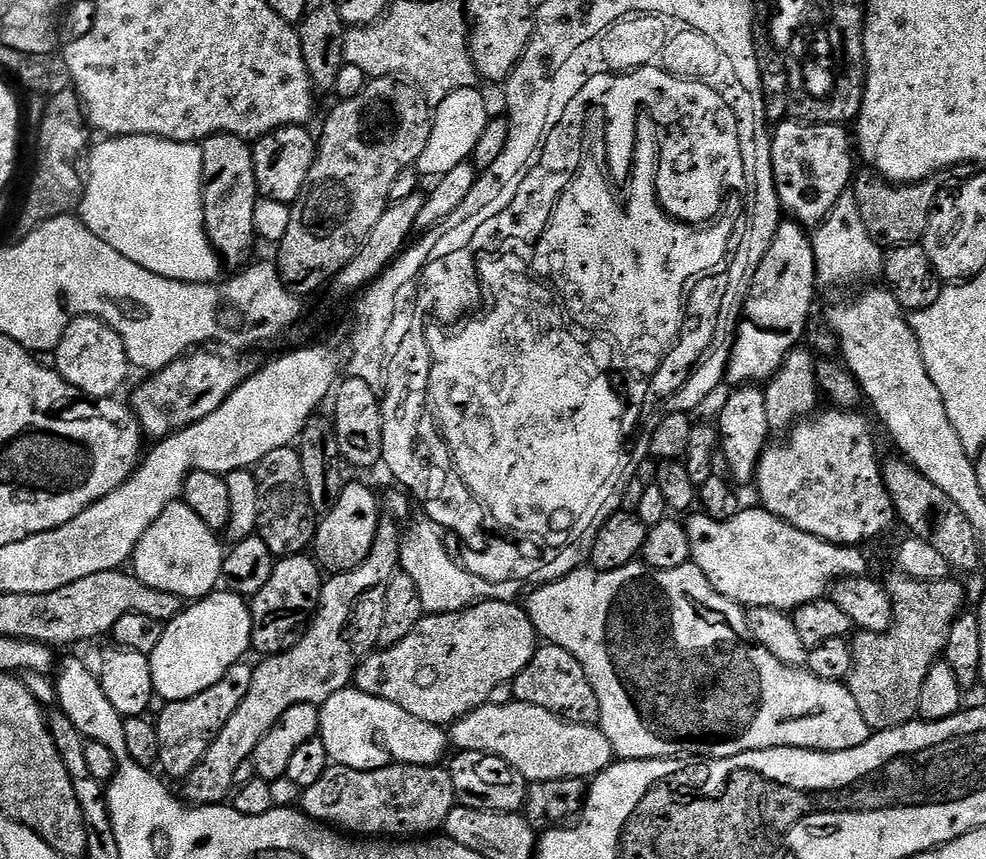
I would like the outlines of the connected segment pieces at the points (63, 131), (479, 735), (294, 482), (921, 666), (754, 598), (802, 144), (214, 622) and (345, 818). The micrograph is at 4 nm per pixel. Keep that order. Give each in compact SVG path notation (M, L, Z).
M68 88L68 90L62 90L56 93L50 100L47 99L44 116L36 134L38 135L36 170L14 230L14 237L12 238L15 243L23 241L37 226L44 224L46 221L52 220L54 217L71 215L79 209L84 197L84 185L86 182L81 171L79 174L77 166L79 163L80 165L83 163L88 150L88 145L86 146L88 140L86 130L88 131L87 115L80 96L77 95L75 89Z
M496 703L483 704L451 725L450 740L459 751L485 752L488 756L502 758L529 782L591 778L613 763L610 742L596 724L575 724L555 716L550 710L542 710L542 706Z
M295 447L273 450L254 467L258 482L258 535L270 546L273 557L298 556L309 551L316 538L318 514L311 505L303 460Z
M896 574L892 581L887 581L886 587L892 599L892 624L885 632L857 631L851 637L852 673L846 681L848 689L854 694L854 702L858 702L858 710L862 710L862 718L866 718L869 728L878 732L911 724L917 719L922 682L926 682L930 666L941 657L946 638L950 638L950 626L966 608L964 588L955 578L926 582Z
M762 506L755 507L745 507L732 520L712 520L703 514L687 517L691 563L696 564L702 574L706 574L706 582L710 582L710 586L714 586L722 598L730 598L745 609L773 608L791 614L806 602L821 599L839 577L863 576L869 571L868 560L860 553L859 547L831 544L814 534L806 534L790 526Z
M785 118L775 125L771 138L772 177L780 207L795 223L815 229L834 210L834 202L849 191L854 179L853 137L843 124L810 124Z
M217 590L203 600L189 603L173 620L164 624L162 642L150 654L152 687L154 692L169 702L189 700L210 690L224 675L245 659L252 648L252 609L245 597L231 590Z
M392 763L386 765L382 769L372 769L372 770L356 770L348 769L339 766L329 767L328 773L326 773L322 778L318 778L318 782L314 782L314 786L303 789L302 795L304 796L300 800L299 807L302 809L304 815L311 818L311 820L318 820L321 824L325 826L331 826L336 830L343 830L348 834L355 834L360 838L424 838L427 837L427 832L432 832L437 828L437 830L443 829L446 818L450 814L452 808L457 807L458 801L456 799L456 791L452 785L452 774L447 767L437 766L432 767L430 765L406 765Z

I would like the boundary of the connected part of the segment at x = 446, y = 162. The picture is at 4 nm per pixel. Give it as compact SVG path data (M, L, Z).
M463 87L448 94L433 109L430 139L414 165L418 173L426 178L439 178L454 167L467 163L489 119L486 100L477 87Z

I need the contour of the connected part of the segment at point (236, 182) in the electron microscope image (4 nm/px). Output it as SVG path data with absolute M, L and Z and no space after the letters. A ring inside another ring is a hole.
M222 132L219 136L210 136L203 141L204 175L207 177L204 186L204 228L208 232L208 240L216 249L221 261L243 265L252 247L258 244L256 227L254 226L254 210L260 196L258 182L254 178L254 158L249 141L240 136L232 136L229 132Z

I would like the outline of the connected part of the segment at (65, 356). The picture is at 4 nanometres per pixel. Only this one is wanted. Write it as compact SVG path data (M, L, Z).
M97 316L73 318L62 334L62 342L58 342L58 346L54 349L55 356L54 368L59 372L60 377L66 382L70 382L70 386L74 386L80 392L81 397L92 400L106 400L115 397L116 391L127 382L128 372L130 373L126 346L122 342L122 338L105 320L99 320Z

